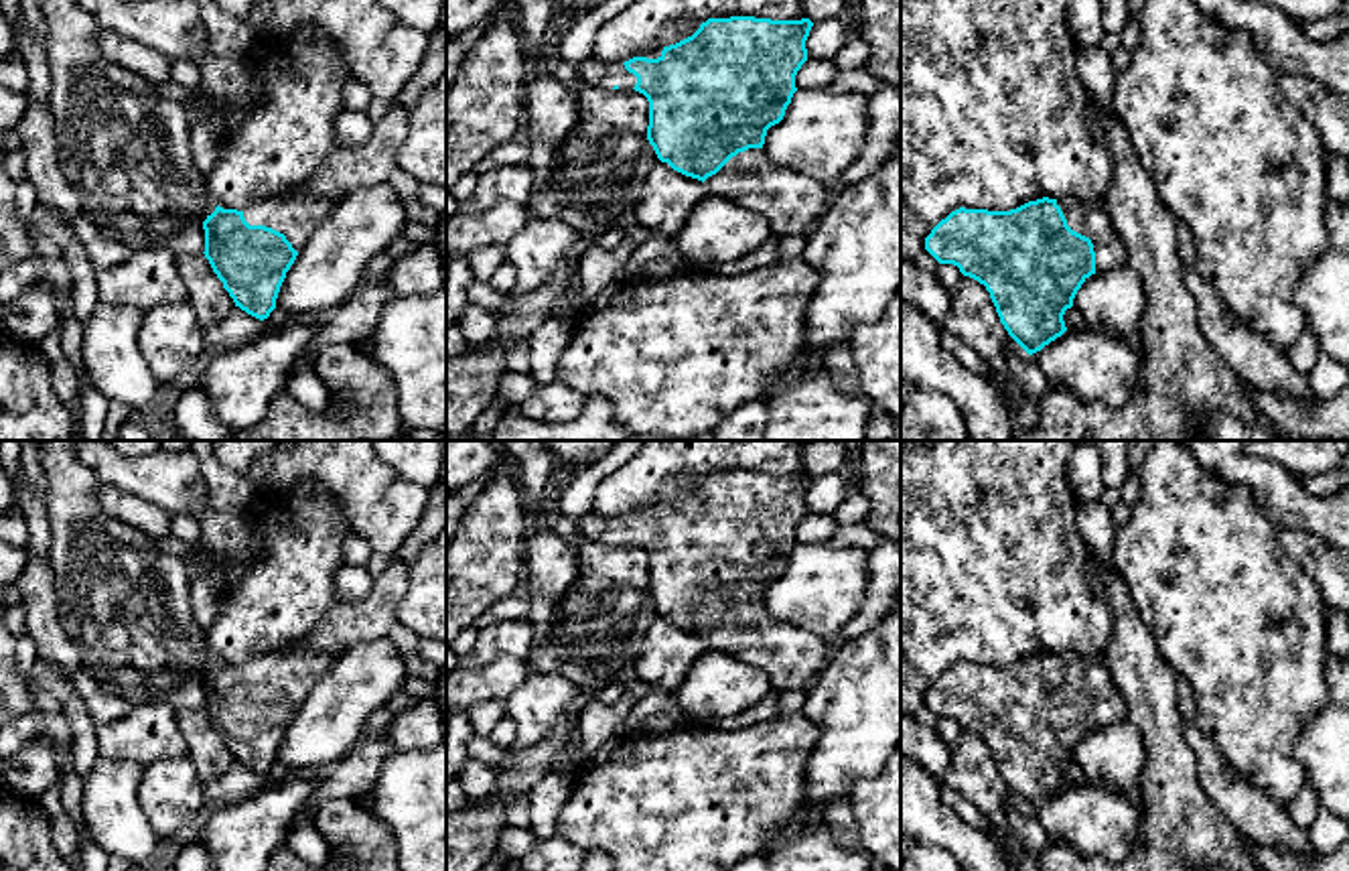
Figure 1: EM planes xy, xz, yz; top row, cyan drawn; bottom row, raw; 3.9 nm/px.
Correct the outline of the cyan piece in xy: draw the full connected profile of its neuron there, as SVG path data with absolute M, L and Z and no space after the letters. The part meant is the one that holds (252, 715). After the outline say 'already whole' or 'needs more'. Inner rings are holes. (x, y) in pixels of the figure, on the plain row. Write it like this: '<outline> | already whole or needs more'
M446 481L428 489L428 501L416 530L389 558L387 568L375 577L371 593L363 601L333 607L302 640L282 652L252 658L245 666L215 662L203 676L205 713L233 753L235 761L264 776L276 763L276 753L286 727L294 719L304 696L329 672L333 660L353 644L385 638L398 623L398 607L410 587L410 568L422 548L446 526Z | needs more

